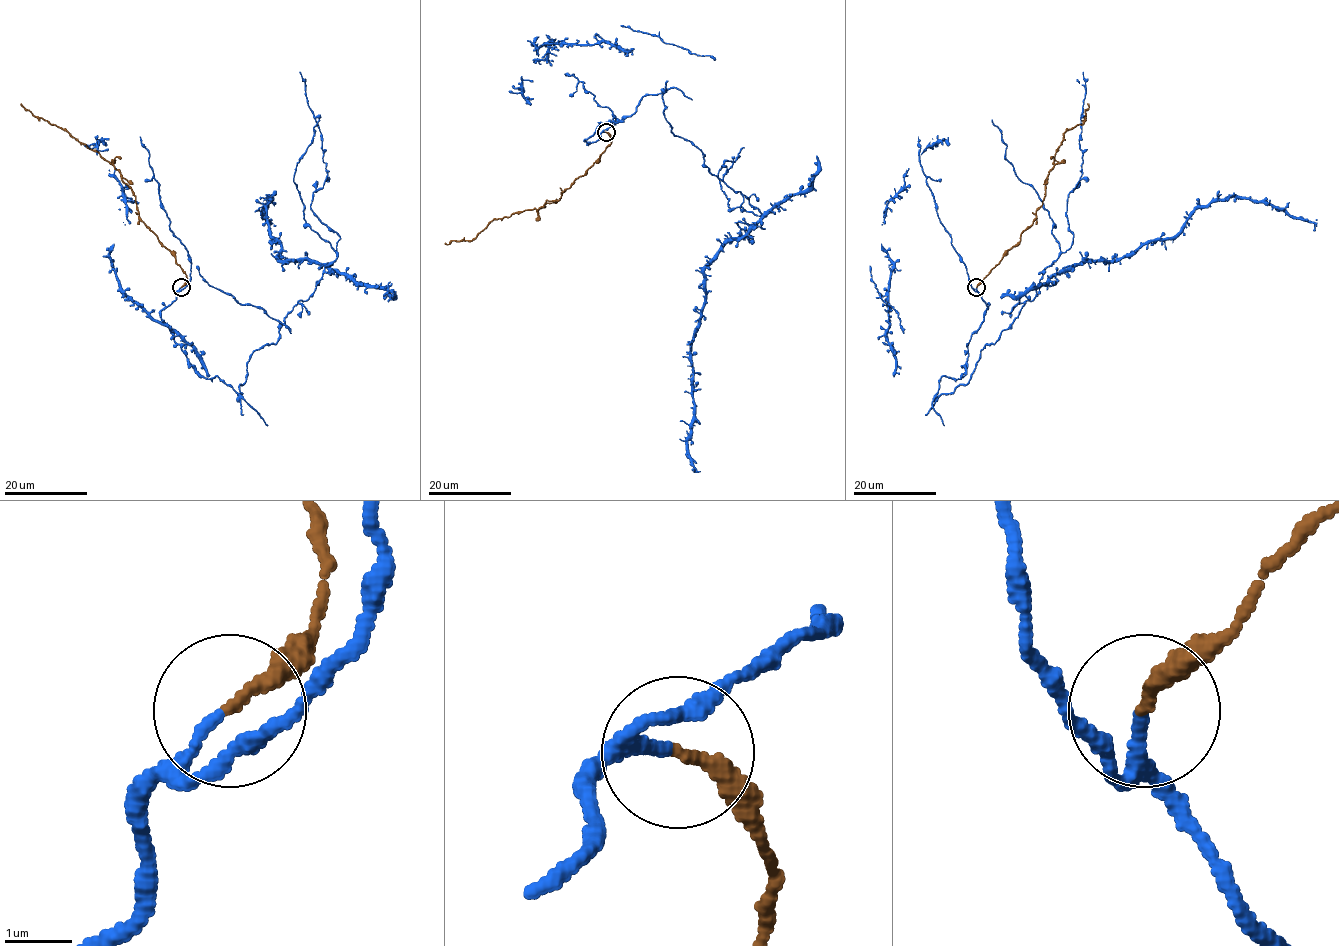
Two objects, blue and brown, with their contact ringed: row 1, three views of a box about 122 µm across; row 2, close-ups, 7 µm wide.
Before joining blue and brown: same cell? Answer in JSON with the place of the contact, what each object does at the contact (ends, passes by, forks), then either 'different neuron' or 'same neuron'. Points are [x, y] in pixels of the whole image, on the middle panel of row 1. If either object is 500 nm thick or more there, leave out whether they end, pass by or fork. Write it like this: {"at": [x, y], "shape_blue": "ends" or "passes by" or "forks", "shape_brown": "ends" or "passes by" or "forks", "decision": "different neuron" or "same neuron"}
{"at": [606, 132], "shape_blue": "ends", "shape_brown": "ends", "decision": "same neuron"}

